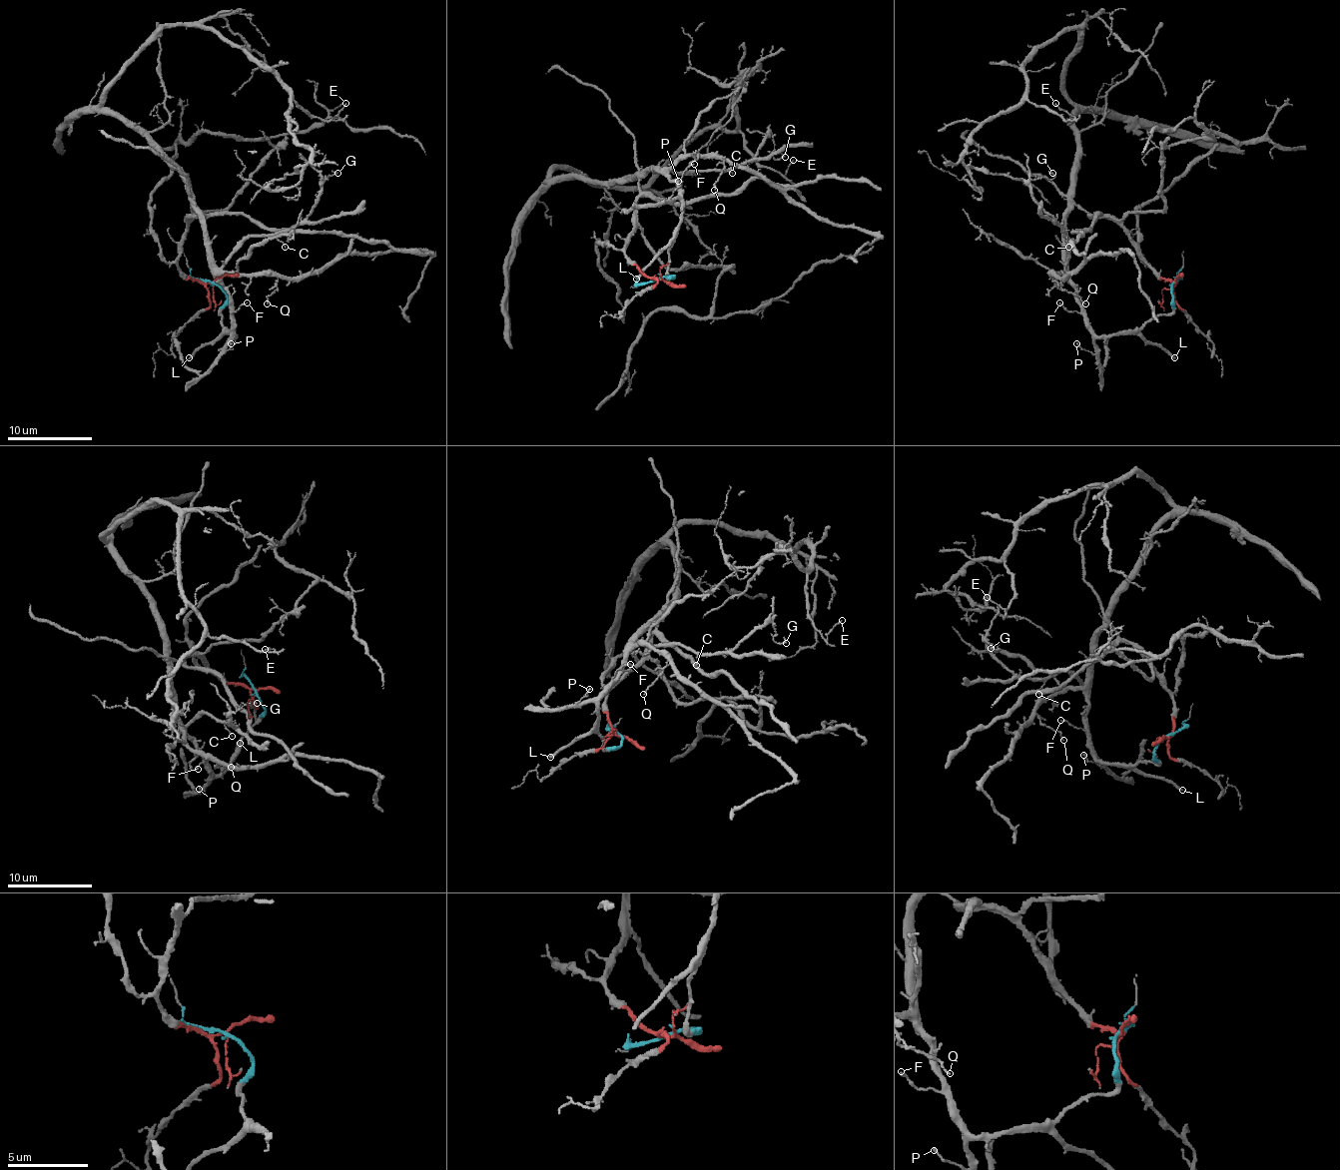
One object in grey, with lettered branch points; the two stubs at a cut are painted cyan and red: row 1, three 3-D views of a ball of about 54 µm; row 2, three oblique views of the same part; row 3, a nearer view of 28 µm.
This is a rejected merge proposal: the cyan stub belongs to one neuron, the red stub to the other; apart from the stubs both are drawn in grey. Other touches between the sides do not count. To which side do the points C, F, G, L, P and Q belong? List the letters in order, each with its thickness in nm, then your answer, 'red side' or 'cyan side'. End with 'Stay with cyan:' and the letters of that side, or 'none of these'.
C: 100 nm thick; cyan side
F: 100 nm thick; cyan side
G: 150 nm thick; cyan side
L: 240 nm thick; cyan side
P: 150 nm thick; cyan side
Q: 110 nm thick; cyan side
Stay with cyan: C, F, G, L, P, Q

